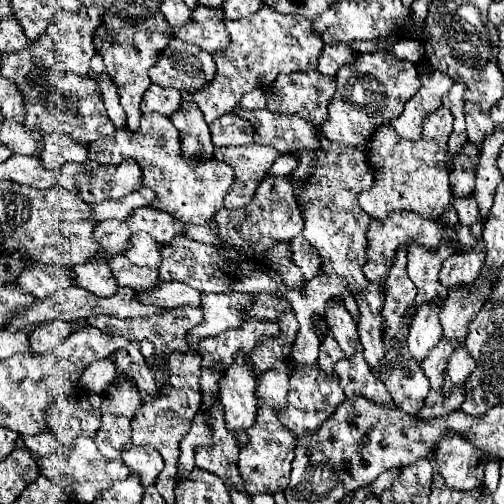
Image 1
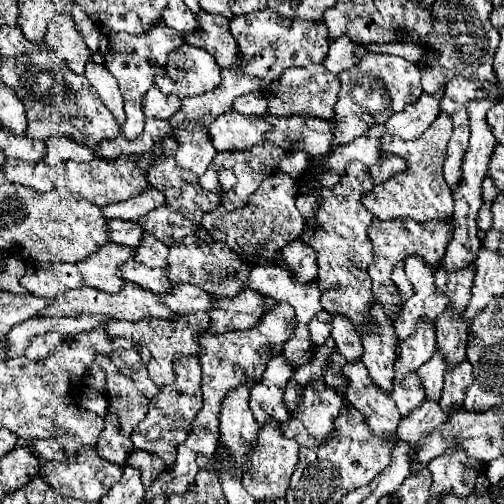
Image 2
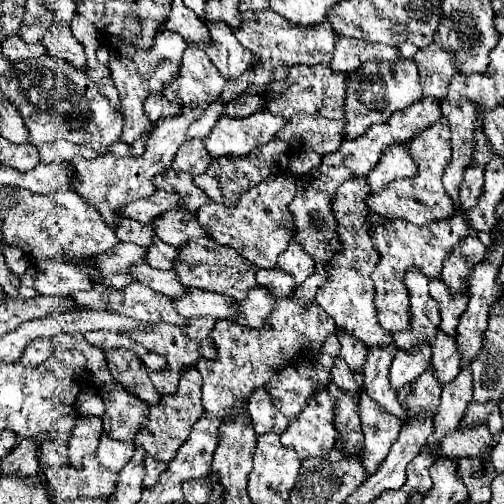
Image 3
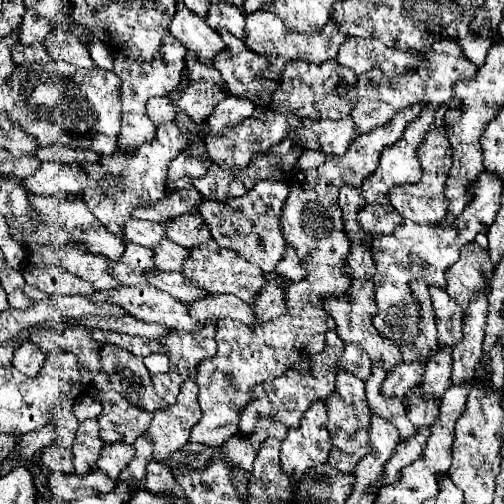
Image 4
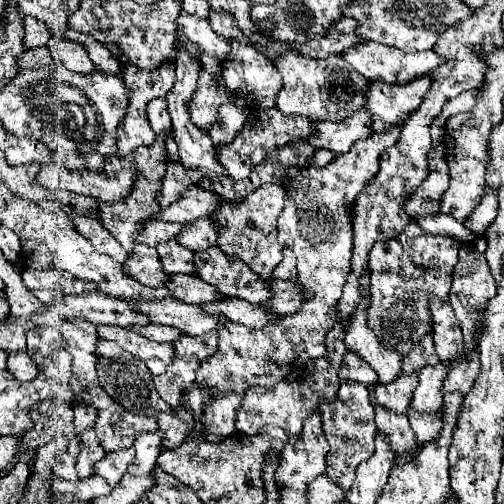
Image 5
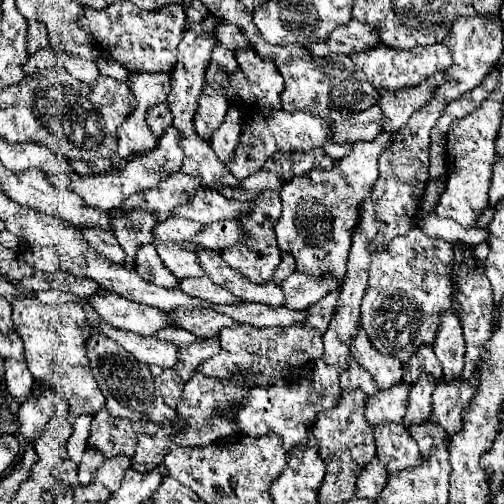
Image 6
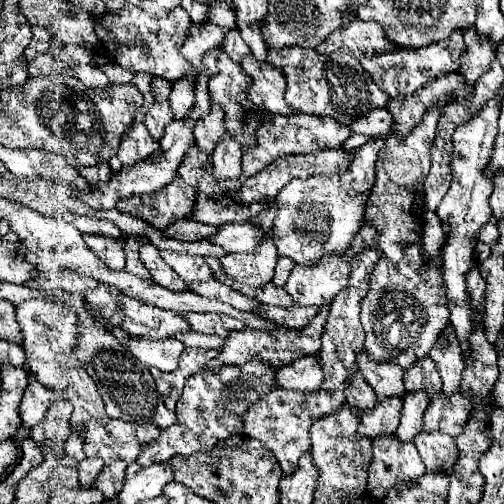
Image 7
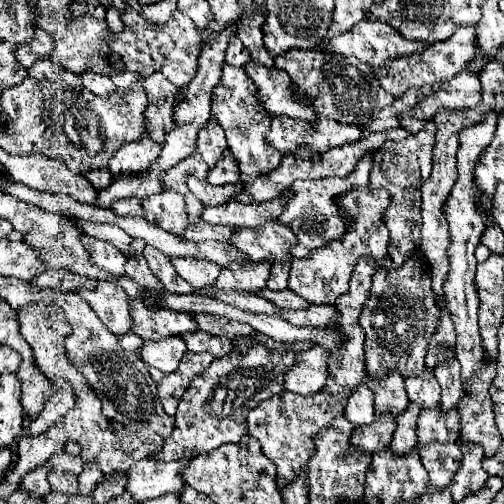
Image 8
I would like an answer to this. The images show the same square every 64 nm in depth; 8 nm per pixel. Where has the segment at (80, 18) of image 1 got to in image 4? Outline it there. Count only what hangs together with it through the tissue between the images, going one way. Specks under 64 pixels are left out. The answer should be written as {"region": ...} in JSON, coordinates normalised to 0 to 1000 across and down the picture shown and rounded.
{"region":[[[103,56],[87,87],[107,119],[127,119],[159,135],[187,135],[175,95],[151,71],[143,71],[131,56]]]}

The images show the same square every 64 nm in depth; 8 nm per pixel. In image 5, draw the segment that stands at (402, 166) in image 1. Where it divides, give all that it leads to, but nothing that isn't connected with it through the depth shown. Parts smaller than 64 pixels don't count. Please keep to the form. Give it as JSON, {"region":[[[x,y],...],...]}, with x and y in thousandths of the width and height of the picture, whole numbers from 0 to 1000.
{"region":[[[857,290],[849,298],[849,349],[802,401],[802,421],[829,437],[841,429],[873,425],[873,393],[889,373],[889,321],[881,290]]]}

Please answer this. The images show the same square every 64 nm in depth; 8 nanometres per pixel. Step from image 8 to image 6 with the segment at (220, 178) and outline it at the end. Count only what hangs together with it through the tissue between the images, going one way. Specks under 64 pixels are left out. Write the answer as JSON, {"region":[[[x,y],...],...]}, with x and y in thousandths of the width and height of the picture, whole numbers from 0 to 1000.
{"region":[[[468,210],[452,214],[440,254],[433,254],[421,266],[421,294],[429,298],[429,310],[440,321],[452,321],[452,310],[460,310],[476,270],[476,218]]]}

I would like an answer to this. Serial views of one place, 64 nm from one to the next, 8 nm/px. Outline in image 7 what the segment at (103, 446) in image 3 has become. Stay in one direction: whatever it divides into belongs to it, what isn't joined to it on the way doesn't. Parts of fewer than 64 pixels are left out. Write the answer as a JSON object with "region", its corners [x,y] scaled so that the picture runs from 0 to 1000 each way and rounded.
{"region":[[[226,913],[222,921],[206,925],[194,944],[190,944],[190,964],[206,976],[210,992],[214,988],[226,988],[230,976],[238,976],[242,960],[246,960],[246,933],[250,933],[250,917],[246,913]]]}

